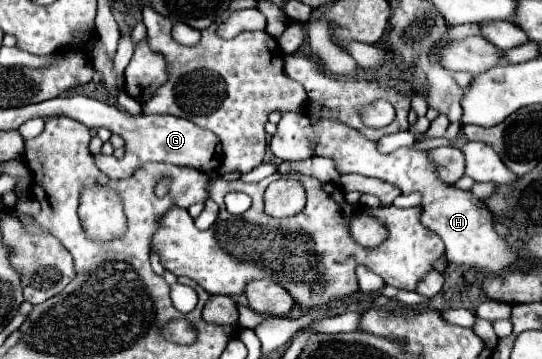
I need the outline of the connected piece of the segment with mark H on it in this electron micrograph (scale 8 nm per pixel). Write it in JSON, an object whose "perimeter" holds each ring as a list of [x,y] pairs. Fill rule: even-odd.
{"perimeter":[[[284,112],[282,114],[282,120],[278,122],[278,130],[270,140],[270,150],[280,160],[306,160],[306,158],[312,158],[312,156],[332,158],[334,164],[336,164],[338,174],[362,174],[362,176],[368,176],[368,178],[378,178],[378,180],[384,180],[384,182],[390,182],[394,186],[398,186],[402,194],[418,192],[422,196],[420,204],[416,206],[420,210],[420,220],[422,220],[422,224],[426,228],[430,228],[432,232],[436,232],[444,240],[448,262],[464,264],[468,268],[488,270],[488,274],[498,274],[498,272],[510,268],[512,264],[518,264],[518,254],[512,252],[512,248],[494,232],[492,214],[488,212],[484,202],[480,202],[472,192],[464,192],[464,190],[458,190],[458,188],[442,182],[438,178],[436,164],[428,158],[426,150],[418,150],[414,146],[402,146],[396,152],[382,154],[378,150],[378,142],[376,140],[366,138],[358,130],[352,130],[348,124],[344,124],[344,122],[336,120],[336,118],[322,118],[322,120],[310,122],[310,118],[304,112]]]}

